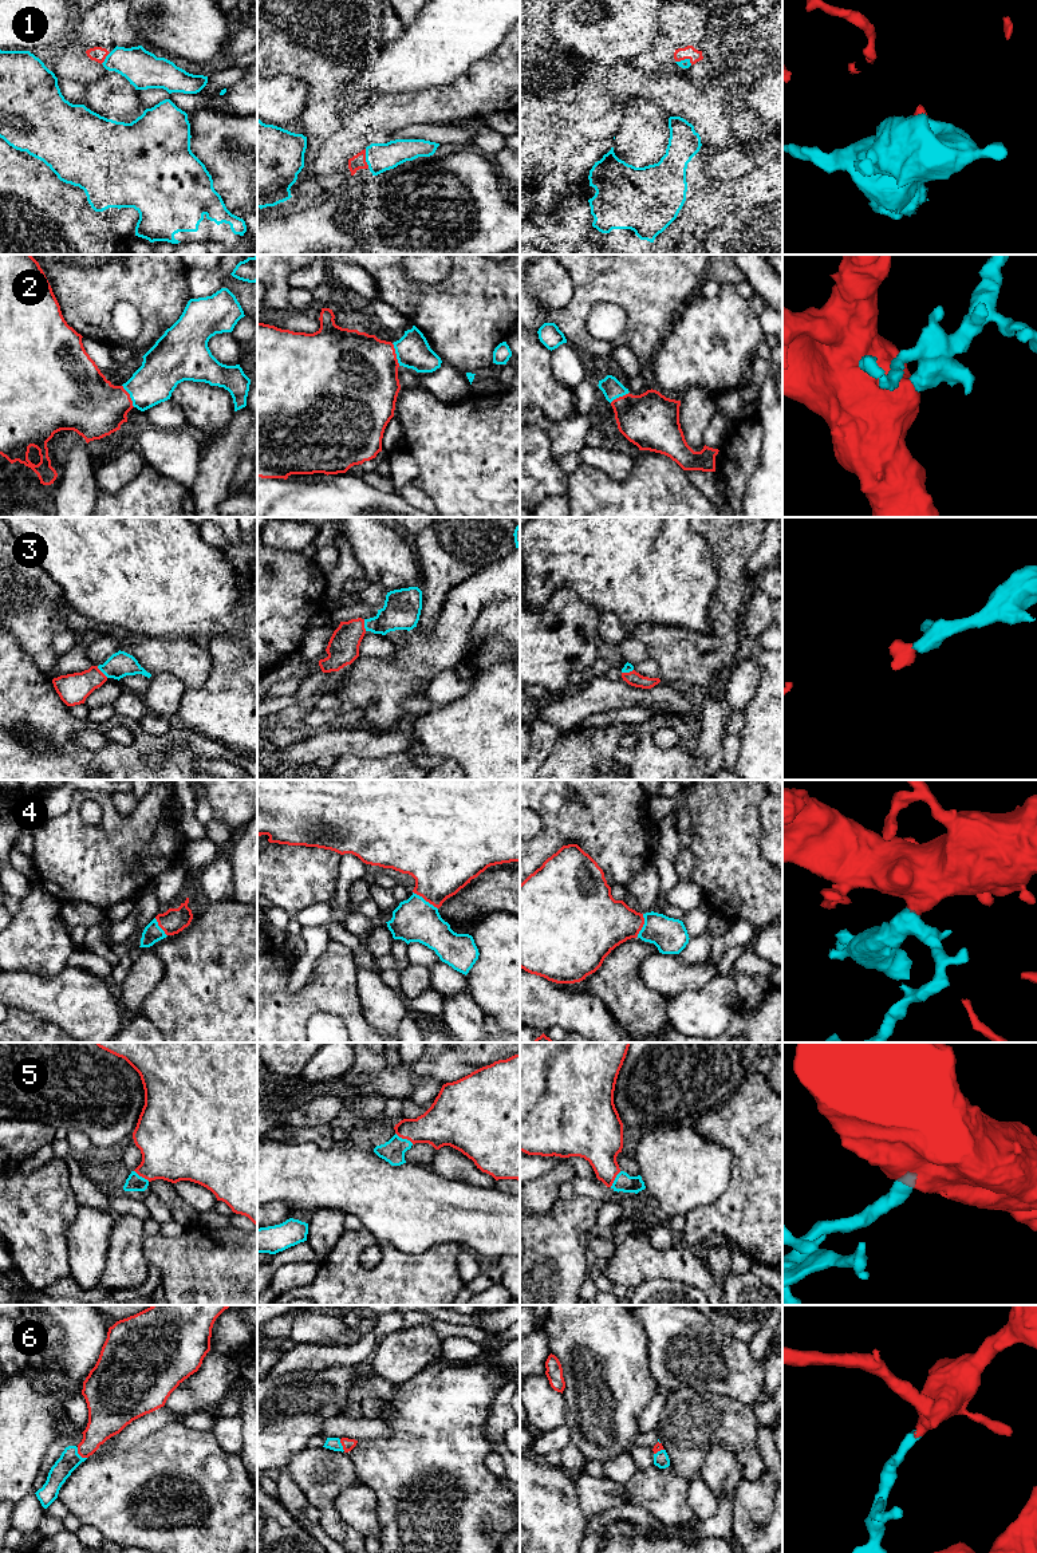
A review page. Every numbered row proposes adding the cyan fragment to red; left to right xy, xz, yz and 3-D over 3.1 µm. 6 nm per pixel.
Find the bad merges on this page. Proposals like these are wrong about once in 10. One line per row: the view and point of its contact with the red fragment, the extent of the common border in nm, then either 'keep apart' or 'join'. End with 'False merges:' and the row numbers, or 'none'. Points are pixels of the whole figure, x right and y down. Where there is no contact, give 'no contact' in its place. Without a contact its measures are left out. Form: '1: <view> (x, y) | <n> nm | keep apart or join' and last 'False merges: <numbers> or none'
1: xz (365, 158) | 120 nm | join
2: xz (395, 354) | 140 nm | join
3: xy (101, 671) | 100 nm | join
4: xz (425, 899) | 190 nm | join
5: xz (405, 1138) | 130 nm | join
6: xy (79, 1454) | 90 nm | join
False merges: none

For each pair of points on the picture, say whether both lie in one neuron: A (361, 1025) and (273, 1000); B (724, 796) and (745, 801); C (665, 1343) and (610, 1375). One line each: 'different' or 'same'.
A: same
B: same
C: different

